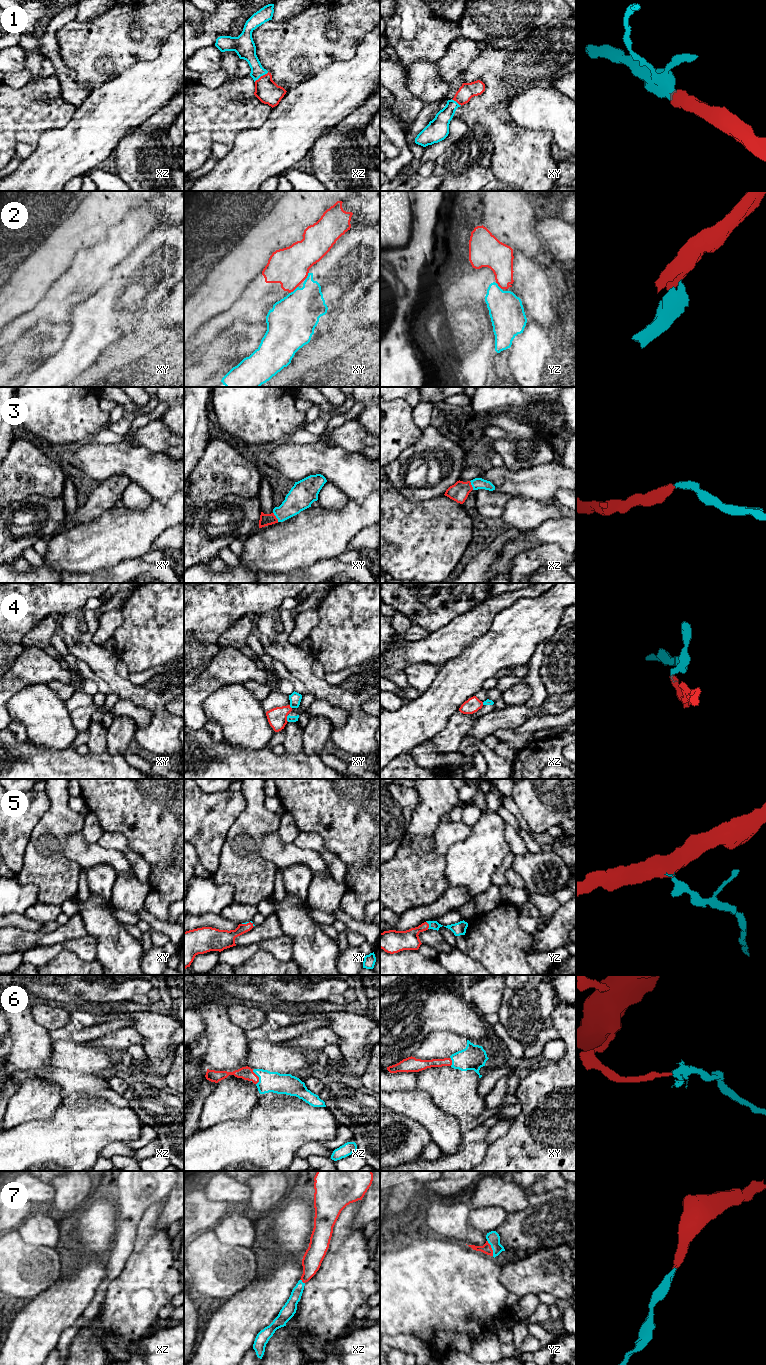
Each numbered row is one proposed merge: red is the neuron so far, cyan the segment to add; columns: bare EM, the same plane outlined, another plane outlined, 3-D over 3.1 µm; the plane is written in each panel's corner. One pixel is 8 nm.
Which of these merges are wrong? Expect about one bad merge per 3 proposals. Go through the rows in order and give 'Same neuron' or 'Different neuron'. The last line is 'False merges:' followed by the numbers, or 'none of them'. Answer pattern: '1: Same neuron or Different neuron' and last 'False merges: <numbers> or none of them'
1: Same neuron
2: Different neuron
3: Same neuron
4: Different neuron
5: Same neuron
6: Same neuron
7: Same neuron
False merges: 2, 4

